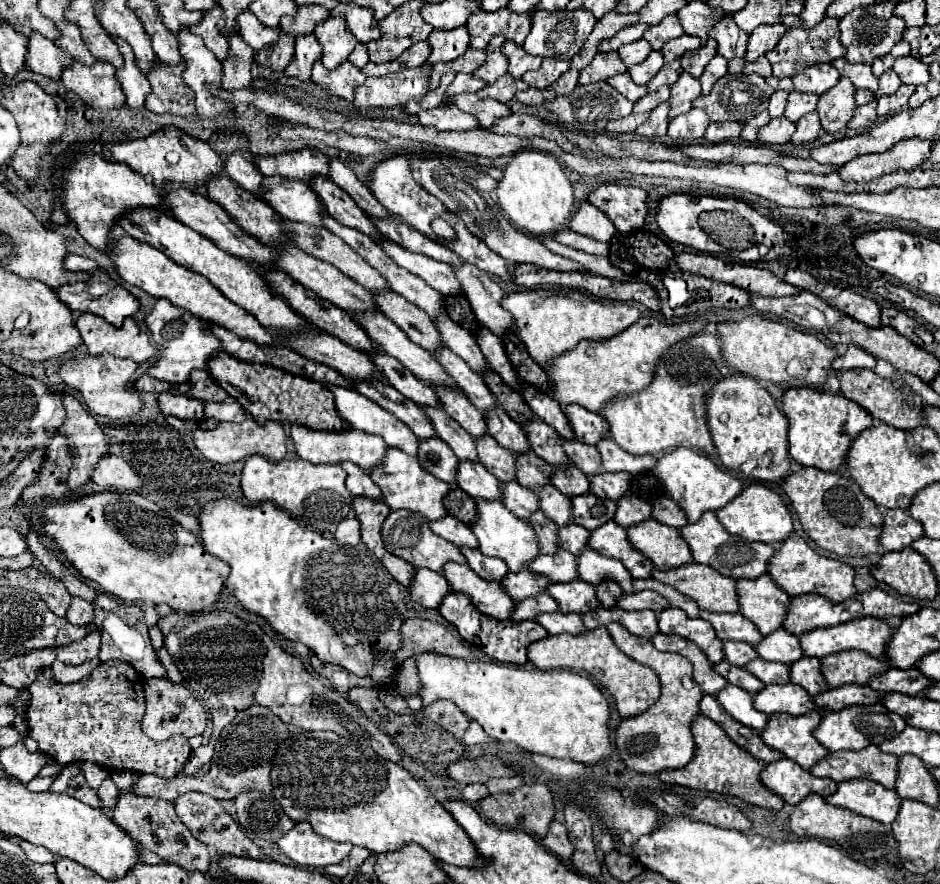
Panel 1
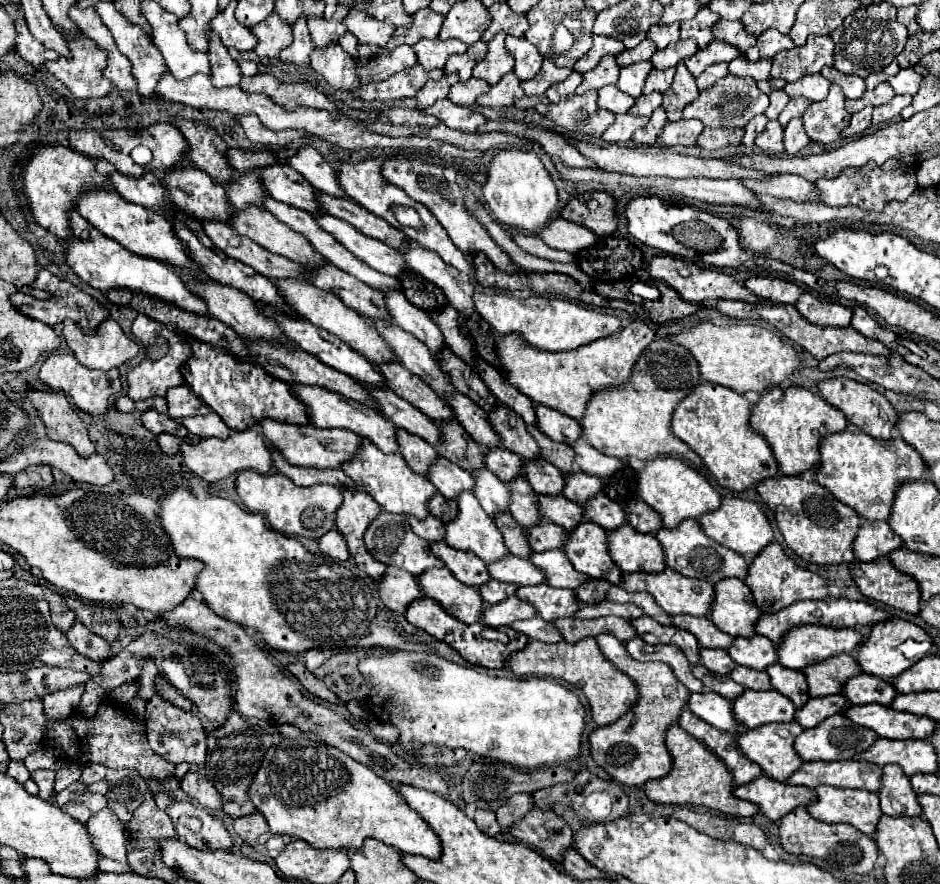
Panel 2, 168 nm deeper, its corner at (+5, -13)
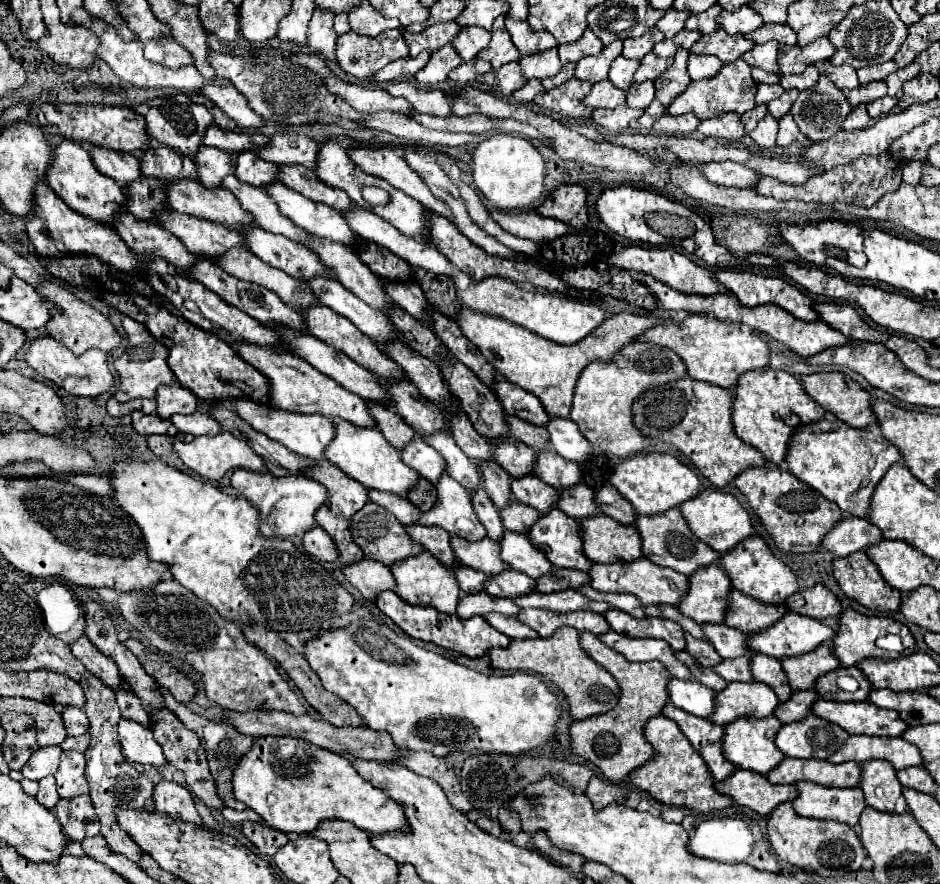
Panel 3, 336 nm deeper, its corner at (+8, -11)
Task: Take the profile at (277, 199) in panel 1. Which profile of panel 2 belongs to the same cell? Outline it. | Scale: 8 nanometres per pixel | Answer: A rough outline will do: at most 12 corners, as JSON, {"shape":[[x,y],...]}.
{"shape":[[255,172],[229,184],[227,198],[235,210],[263,208],[267,192]]}

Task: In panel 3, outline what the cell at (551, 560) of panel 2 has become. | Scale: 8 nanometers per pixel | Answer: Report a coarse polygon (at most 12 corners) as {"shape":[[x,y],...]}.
{"shape":[[506,530],[500,558],[534,580],[552,572],[528,536]]}

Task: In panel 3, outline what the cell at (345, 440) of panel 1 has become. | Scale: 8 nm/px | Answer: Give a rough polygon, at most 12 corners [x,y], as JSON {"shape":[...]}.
{"shape":[[230,406],[254,430],[294,454],[322,458],[332,420],[260,406]]}

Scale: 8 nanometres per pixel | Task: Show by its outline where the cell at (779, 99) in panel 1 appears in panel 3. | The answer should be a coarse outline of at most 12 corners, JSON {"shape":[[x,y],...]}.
{"shape":[[758,84],[756,102],[768,104],[784,90],[780,84]]}

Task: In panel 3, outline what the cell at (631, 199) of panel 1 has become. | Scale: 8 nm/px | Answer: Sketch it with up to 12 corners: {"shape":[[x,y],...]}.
{"shape":[[560,186],[536,208],[572,228],[588,222],[586,190]]}

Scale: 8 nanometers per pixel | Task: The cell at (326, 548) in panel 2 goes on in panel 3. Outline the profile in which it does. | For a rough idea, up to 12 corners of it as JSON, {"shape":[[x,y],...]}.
{"shape":[[320,526],[304,534],[308,554],[322,562],[338,560],[332,538]]}

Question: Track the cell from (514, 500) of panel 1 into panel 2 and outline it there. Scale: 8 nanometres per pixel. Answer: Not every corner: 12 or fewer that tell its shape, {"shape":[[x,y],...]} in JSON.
{"shape":[[487,468],[473,472],[475,498],[489,516],[509,512],[511,494]]}

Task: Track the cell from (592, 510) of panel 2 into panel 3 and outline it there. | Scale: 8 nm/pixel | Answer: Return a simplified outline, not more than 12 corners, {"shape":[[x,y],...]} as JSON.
{"shape":[[584,482],[560,490],[556,508],[574,520],[600,512]]}

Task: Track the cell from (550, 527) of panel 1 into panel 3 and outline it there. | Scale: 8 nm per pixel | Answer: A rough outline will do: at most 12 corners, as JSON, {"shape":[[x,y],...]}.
{"shape":[[484,490],[470,494],[472,508],[492,540],[504,534],[496,506]]}

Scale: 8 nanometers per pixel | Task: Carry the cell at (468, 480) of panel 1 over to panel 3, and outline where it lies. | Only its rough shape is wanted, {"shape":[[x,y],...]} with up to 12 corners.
{"shape":[[422,438],[404,446],[404,464],[436,484],[446,464]]}

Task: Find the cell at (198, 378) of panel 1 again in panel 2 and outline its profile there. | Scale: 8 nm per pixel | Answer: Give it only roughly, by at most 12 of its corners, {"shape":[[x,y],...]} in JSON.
{"shape":[[187,384],[167,392],[169,416],[209,414],[211,408],[199,400]]}

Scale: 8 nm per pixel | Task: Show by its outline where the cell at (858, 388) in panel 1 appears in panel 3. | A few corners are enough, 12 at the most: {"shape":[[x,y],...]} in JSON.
{"shape":[[842,372],[802,376],[814,402],[848,426],[876,424],[870,394]]}

